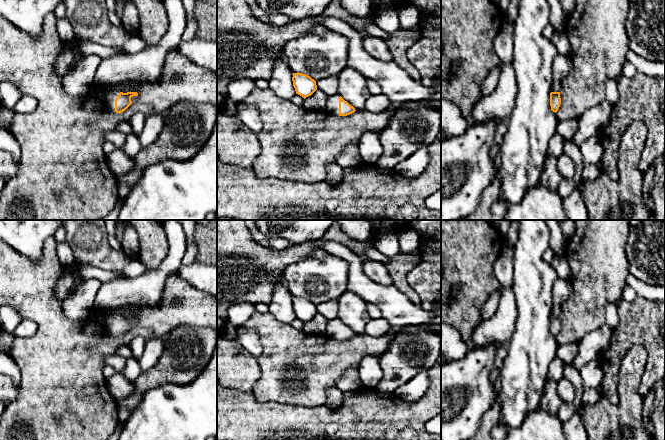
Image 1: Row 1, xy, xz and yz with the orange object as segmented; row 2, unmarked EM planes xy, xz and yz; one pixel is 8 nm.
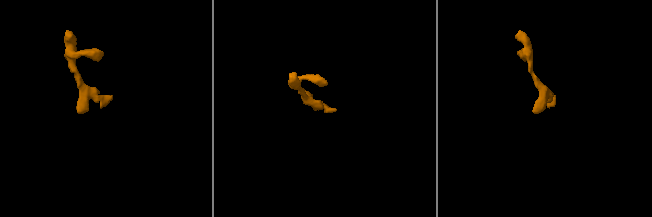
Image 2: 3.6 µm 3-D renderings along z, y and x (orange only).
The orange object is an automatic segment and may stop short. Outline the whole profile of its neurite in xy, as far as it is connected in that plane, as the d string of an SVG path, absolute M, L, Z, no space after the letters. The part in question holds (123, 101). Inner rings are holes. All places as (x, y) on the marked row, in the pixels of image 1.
M125 81L108 88L108 104L111 111L125 111L138 96L142 82Z

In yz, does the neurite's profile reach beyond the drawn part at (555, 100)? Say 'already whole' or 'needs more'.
needs more

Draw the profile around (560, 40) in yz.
M566 30L555 31L550 39L559 54L570 55L570 43Z

